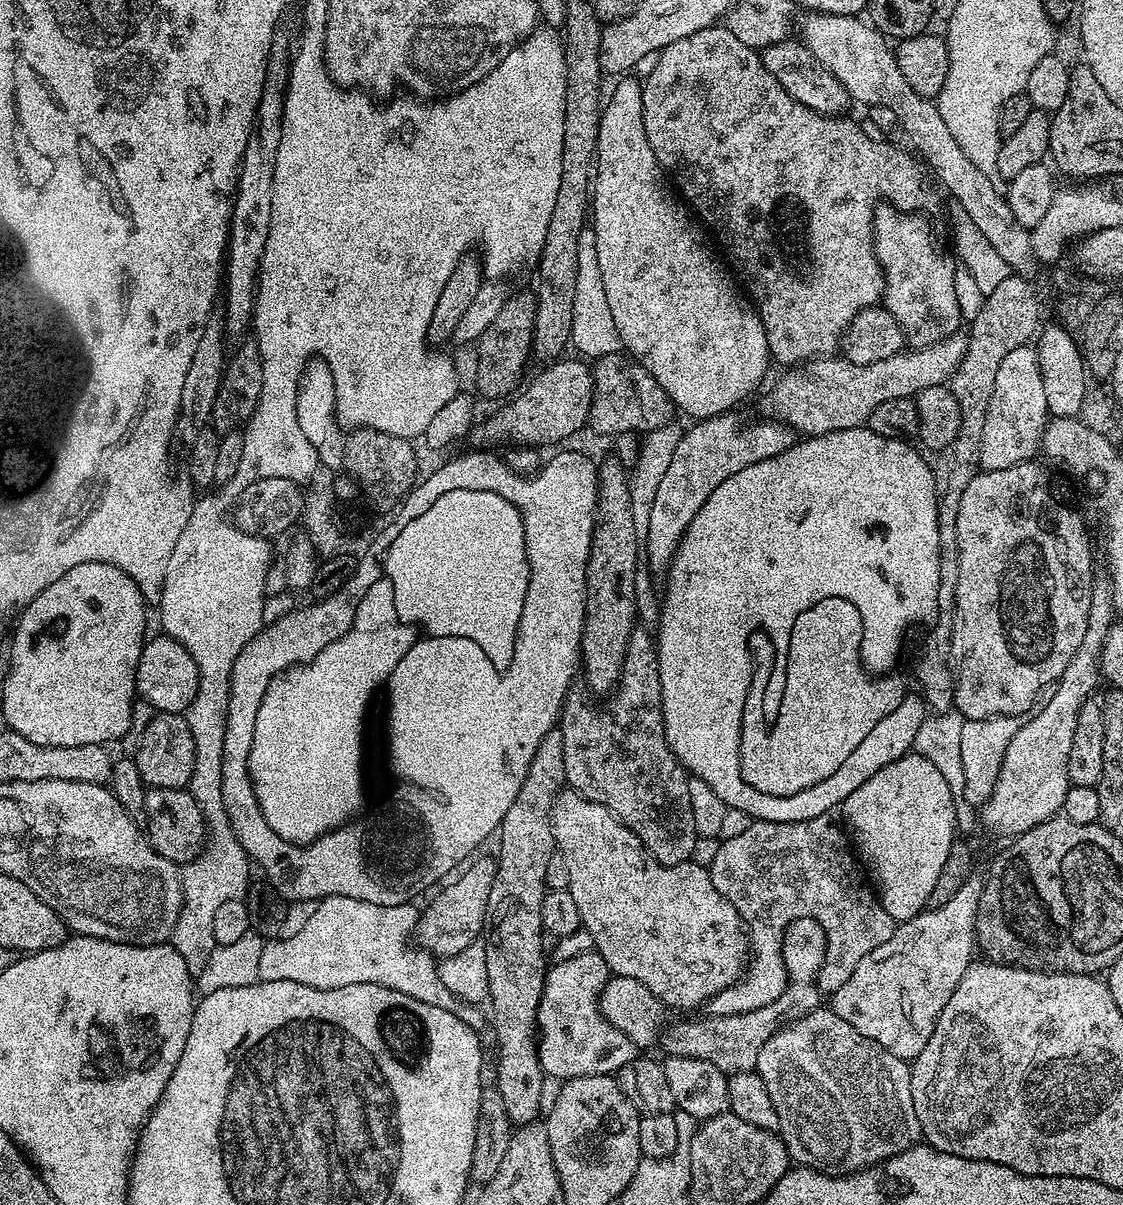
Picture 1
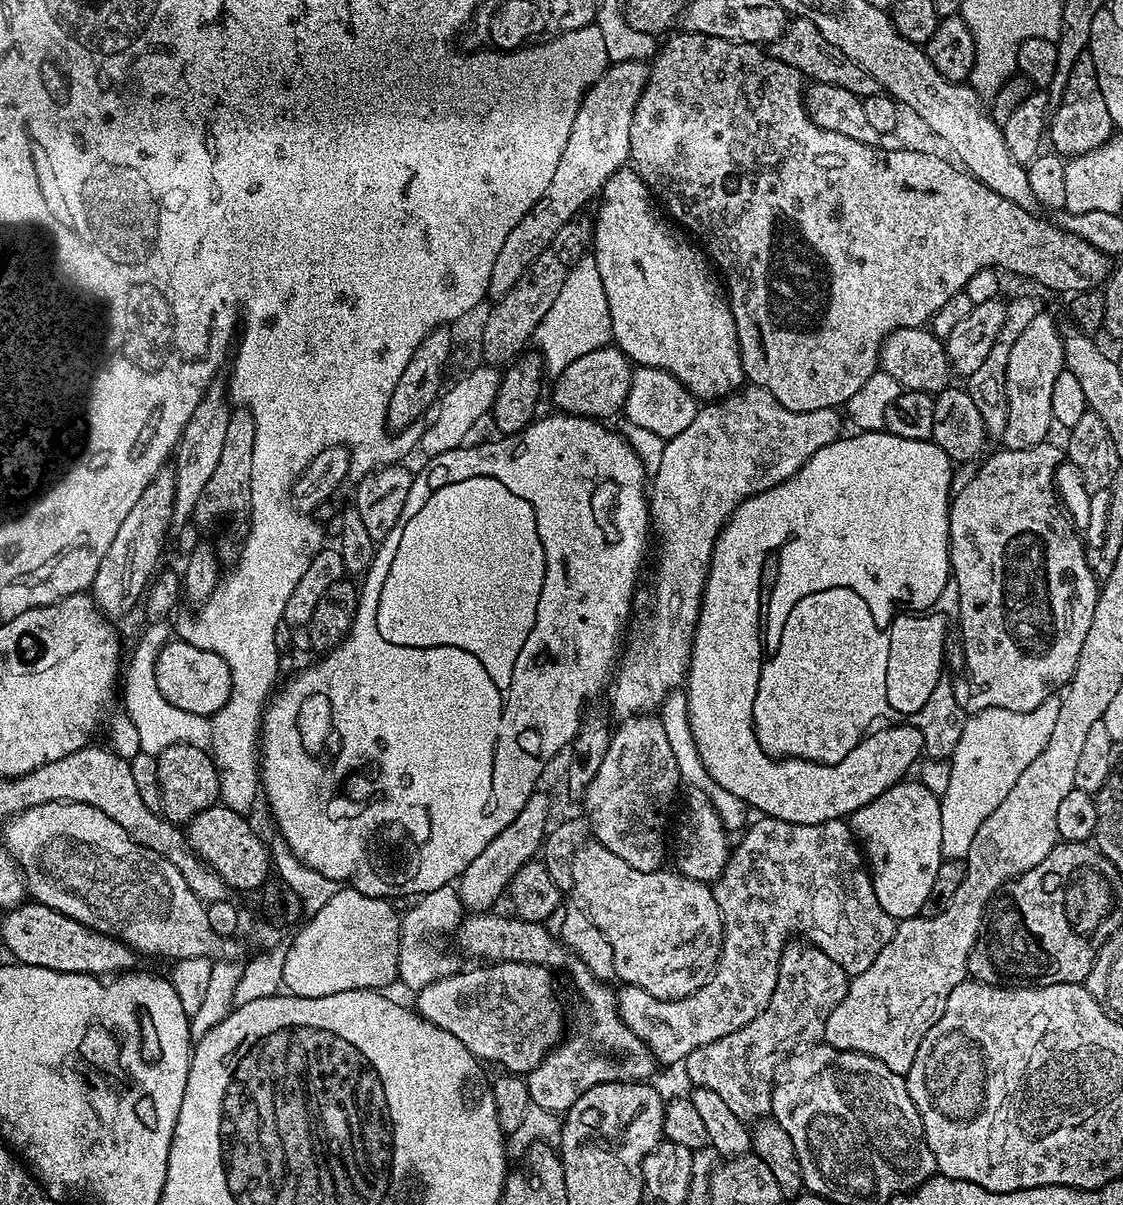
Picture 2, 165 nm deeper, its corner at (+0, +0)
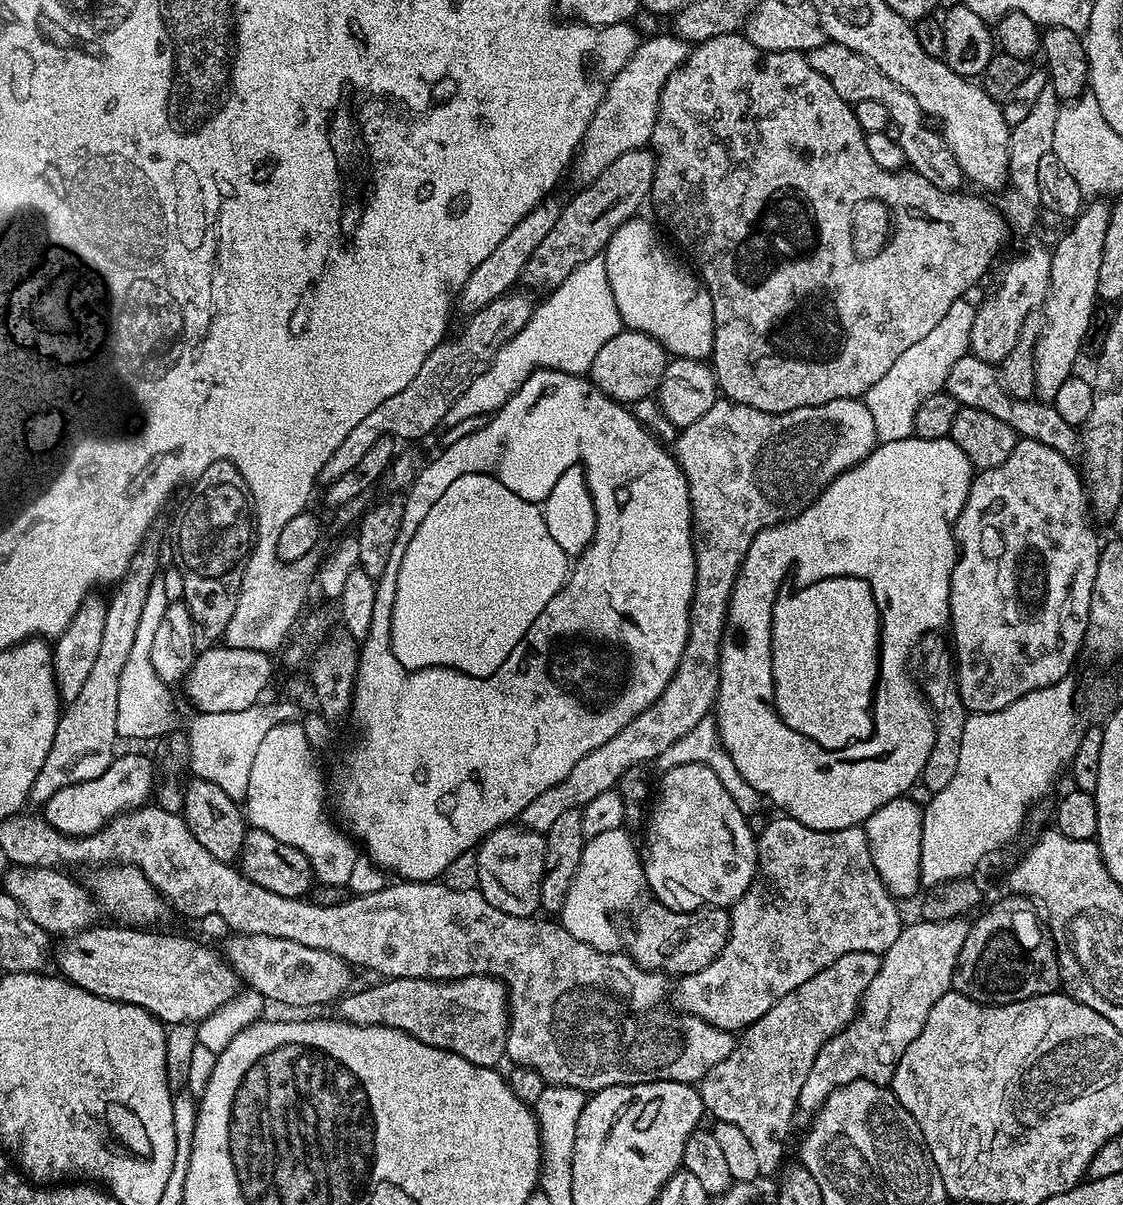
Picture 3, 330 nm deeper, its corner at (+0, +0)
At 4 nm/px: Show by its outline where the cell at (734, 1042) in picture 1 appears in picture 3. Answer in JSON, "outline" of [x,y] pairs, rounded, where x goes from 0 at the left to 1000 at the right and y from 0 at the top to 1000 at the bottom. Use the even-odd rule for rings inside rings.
{"outline":[[[779,790],[753,792],[746,795],[744,800],[725,808],[721,815],[714,815],[711,822],[703,822],[703,825],[700,825],[700,828],[682,838],[682,841],[679,841],[675,848],[662,854],[661,859],[653,866],[650,875],[622,897],[622,905],[628,924],[631,927],[638,926],[637,929],[640,932],[657,934],[657,938],[664,941],[668,952],[675,961],[678,977],[690,977],[694,973],[699,962],[698,955],[702,953],[702,942],[705,939],[702,932],[704,931],[705,925],[710,925],[714,898],[718,898],[718,891],[721,891],[721,885],[725,885],[725,878],[732,871],[734,866],[745,860],[761,846],[766,830],[784,803],[784,793]]]}

